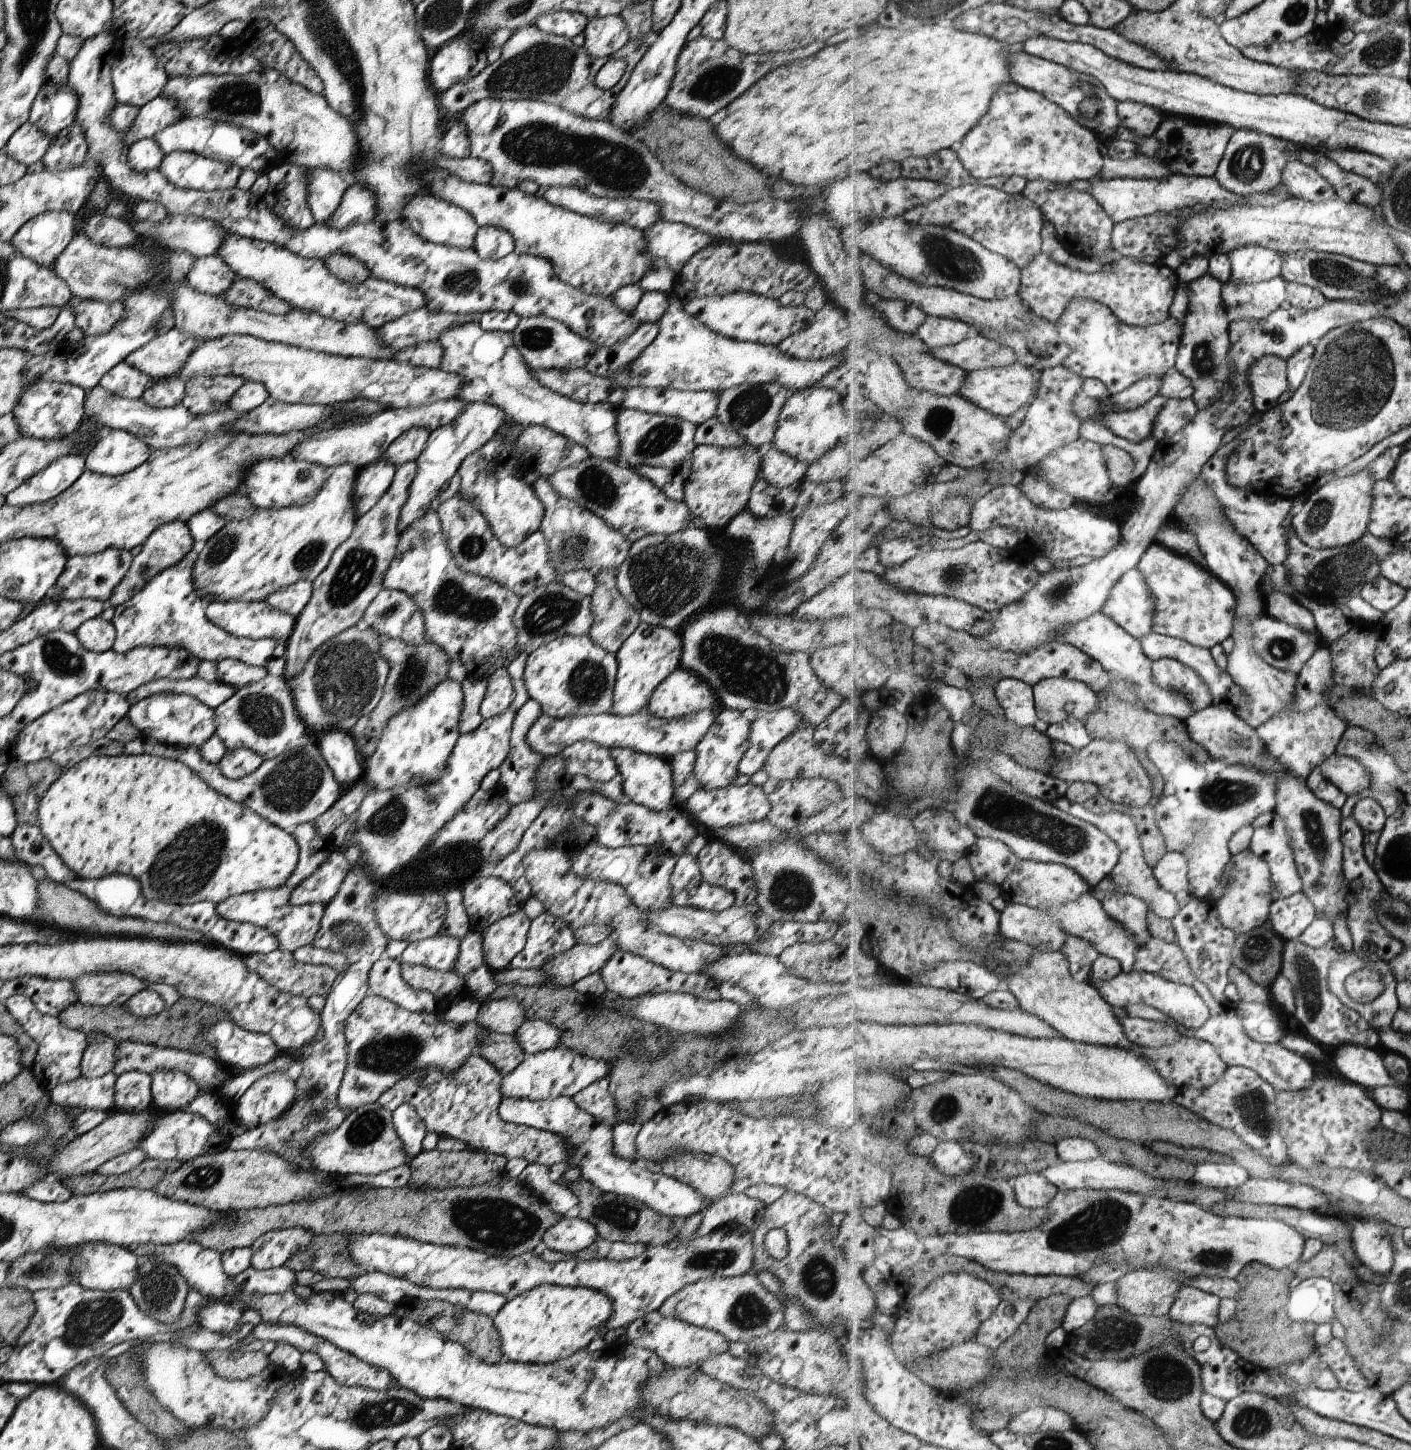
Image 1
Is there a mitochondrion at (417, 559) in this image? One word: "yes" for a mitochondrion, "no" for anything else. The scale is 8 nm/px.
no

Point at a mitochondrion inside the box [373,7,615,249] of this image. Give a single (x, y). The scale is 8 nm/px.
(544, 68)

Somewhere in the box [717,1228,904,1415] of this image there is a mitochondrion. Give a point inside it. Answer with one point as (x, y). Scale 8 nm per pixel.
(818, 1276)

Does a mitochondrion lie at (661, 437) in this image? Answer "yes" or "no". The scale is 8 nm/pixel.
yes

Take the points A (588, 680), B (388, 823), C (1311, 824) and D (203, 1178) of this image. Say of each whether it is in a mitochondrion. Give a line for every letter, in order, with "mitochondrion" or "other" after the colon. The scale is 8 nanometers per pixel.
A: mitochondrion
B: mitochondrion
C: mitochondrion
D: mitochondrion

